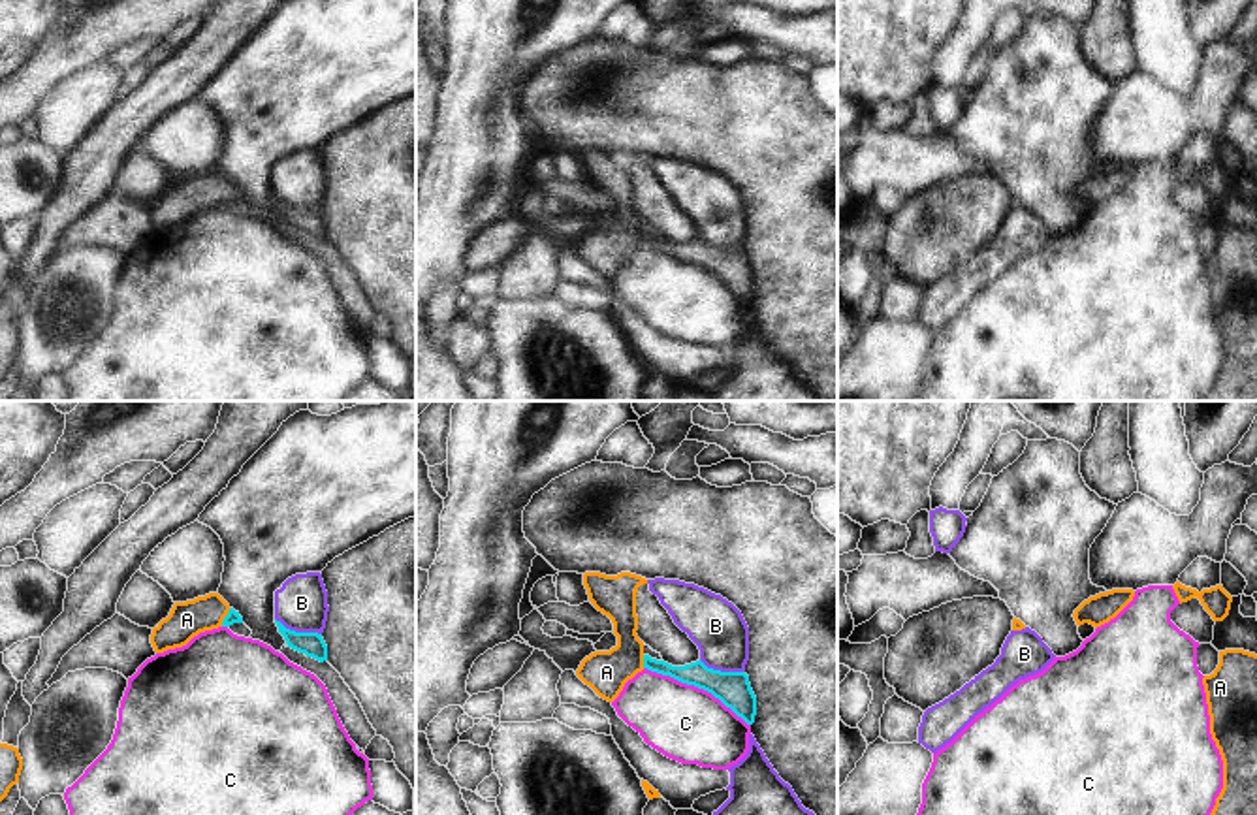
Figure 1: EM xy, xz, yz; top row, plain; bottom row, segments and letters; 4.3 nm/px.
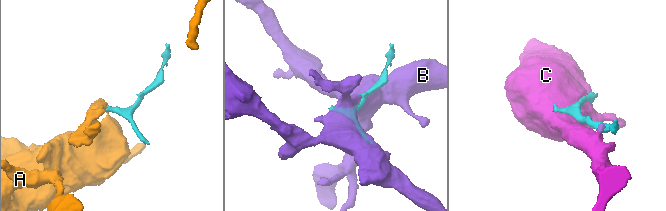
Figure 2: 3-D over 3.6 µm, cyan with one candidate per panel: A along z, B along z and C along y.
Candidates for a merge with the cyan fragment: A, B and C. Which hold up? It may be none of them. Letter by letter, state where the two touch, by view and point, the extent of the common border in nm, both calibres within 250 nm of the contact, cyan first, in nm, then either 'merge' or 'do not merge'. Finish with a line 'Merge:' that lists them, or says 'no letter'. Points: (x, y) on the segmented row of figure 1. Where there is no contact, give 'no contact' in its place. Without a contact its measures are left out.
A: meets cyan in xy at (224, 618); contact 90 nm long; 50 nm thick on the cyan side, 160 nm on the other; merge
B: meets cyan in xy at (298, 633); contact 220 nm long; 100 nm thick on the cyan side, 220 nm on the other; do not merge
C: meets cyan in xz at (697, 686); contact 500 nm long; 150 nm thick on the cyan side, 320 nm on the other; do not merge
Merge: A

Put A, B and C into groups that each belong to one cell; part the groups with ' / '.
A / B / C

